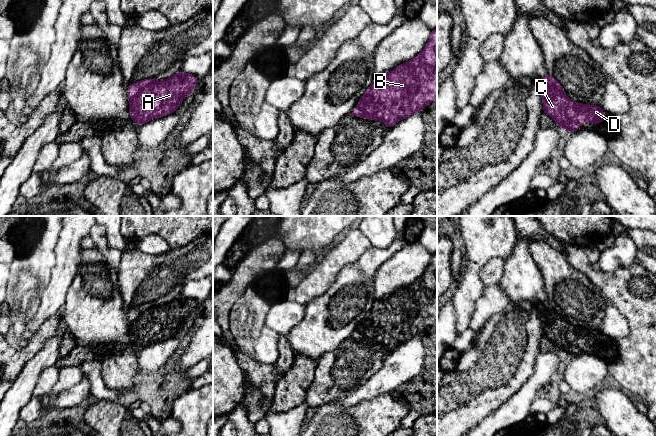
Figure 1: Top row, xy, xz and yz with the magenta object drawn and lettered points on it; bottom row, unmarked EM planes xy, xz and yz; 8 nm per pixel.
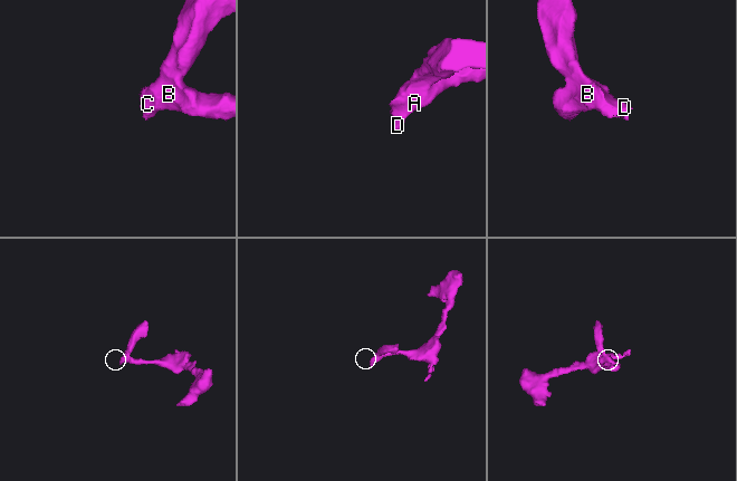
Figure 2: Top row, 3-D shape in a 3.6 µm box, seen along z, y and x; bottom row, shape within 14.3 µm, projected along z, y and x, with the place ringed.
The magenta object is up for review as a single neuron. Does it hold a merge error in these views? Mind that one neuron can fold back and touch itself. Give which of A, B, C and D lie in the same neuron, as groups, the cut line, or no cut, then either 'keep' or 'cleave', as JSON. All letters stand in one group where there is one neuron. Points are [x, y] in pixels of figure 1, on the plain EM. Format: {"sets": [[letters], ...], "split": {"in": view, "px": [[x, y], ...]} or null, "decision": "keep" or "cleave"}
{"sets": [["A", "B", "C", "D"]], "split": null, "decision": "keep"}

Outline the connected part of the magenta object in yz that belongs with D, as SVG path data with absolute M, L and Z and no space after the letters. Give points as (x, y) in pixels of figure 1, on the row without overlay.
M546 298L537 304L542 325L543 336L551 340L556 349L567 357L577 355L584 346L596 348L605 345L602 330L586 329L569 323L561 308Z

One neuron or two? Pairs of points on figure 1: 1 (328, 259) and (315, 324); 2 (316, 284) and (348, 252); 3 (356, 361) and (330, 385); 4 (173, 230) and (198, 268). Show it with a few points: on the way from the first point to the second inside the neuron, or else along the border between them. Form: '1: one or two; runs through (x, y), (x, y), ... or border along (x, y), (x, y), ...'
1: two; border along (336, 276), (322, 294), (305, 304)
2: one; runs through (323, 276), (340, 259)
3: one; runs through (350, 365), (336, 379)
4: two; border along (202, 234), (180, 247), (171, 248)

